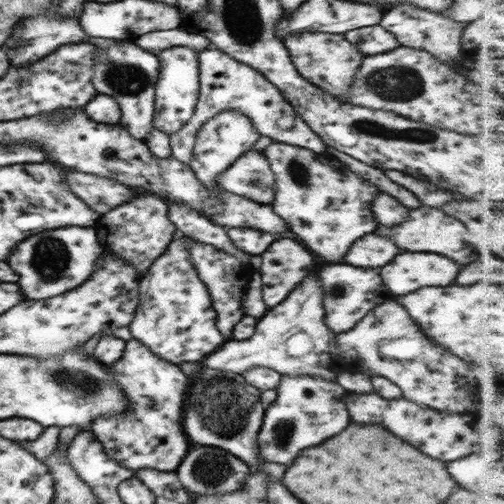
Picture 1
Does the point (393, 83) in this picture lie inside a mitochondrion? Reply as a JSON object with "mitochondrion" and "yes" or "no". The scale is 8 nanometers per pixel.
{"mitochondrion":"yes"}

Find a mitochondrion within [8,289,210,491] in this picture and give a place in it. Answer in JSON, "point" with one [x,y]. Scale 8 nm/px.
{"point":[75,383]}

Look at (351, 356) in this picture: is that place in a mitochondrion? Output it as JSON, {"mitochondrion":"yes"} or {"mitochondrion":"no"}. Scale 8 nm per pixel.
{"mitochondrion":"no"}

